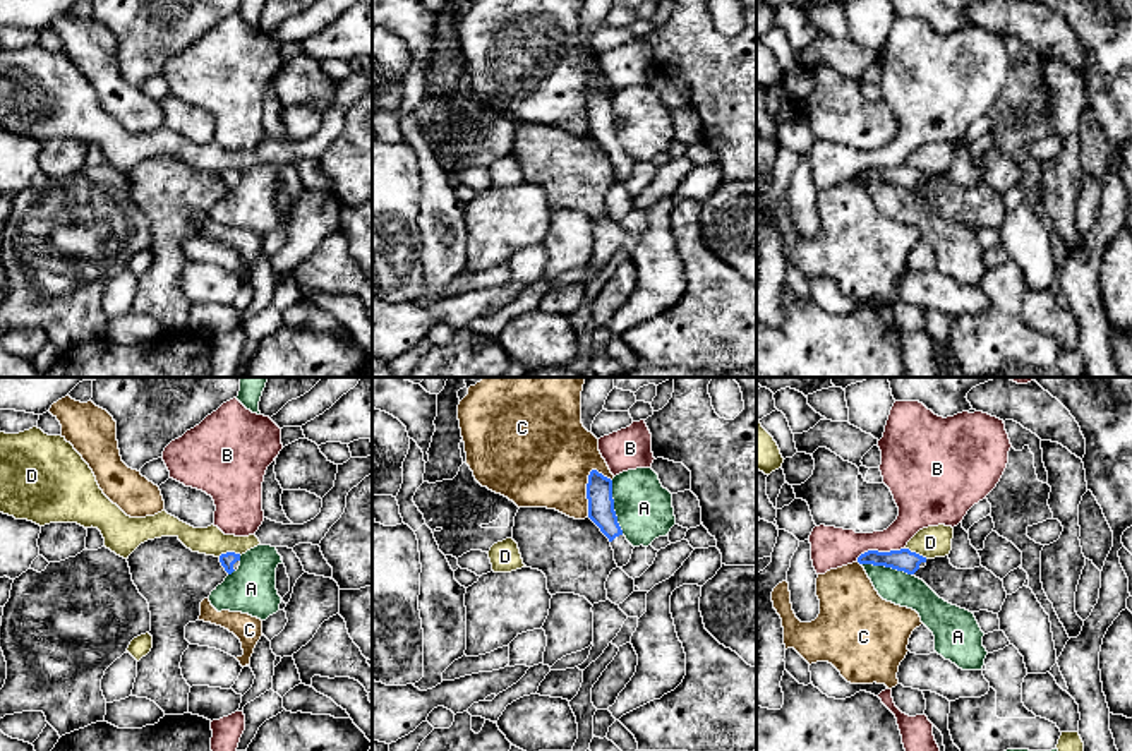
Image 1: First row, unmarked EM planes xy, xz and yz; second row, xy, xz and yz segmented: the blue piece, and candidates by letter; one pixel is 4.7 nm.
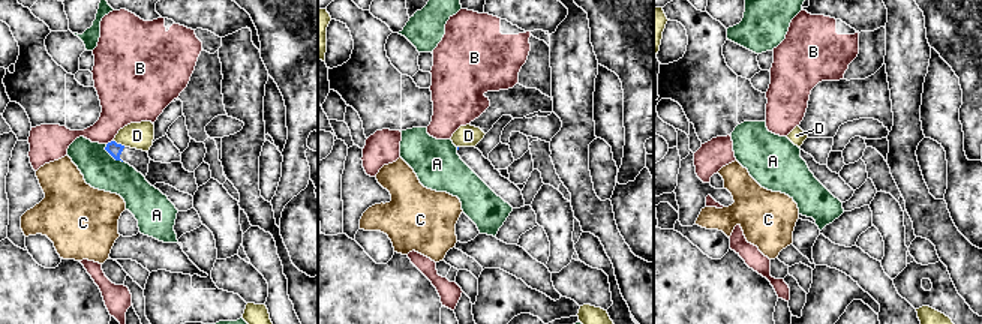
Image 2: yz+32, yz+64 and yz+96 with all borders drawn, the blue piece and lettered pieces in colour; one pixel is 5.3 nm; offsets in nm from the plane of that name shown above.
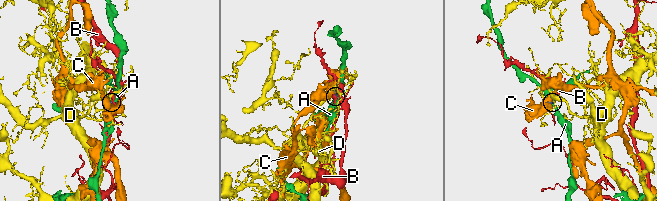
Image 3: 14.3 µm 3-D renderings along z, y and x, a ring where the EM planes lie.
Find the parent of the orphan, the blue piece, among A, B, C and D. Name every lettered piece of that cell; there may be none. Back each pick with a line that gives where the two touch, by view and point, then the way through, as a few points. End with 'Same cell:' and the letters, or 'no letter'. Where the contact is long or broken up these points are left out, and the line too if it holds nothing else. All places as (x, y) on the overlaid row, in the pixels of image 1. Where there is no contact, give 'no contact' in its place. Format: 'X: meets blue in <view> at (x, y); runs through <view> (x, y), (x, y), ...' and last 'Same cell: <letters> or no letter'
Same cell: no letter

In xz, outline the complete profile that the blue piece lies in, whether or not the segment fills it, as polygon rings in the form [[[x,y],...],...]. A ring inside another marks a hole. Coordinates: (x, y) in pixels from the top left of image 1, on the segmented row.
[[[592,470],[587,484],[587,499],[588,518],[609,538],[617,568],[626,566],[635,547],[626,540],[617,523],[612,499],[612,480],[597,470]]]

